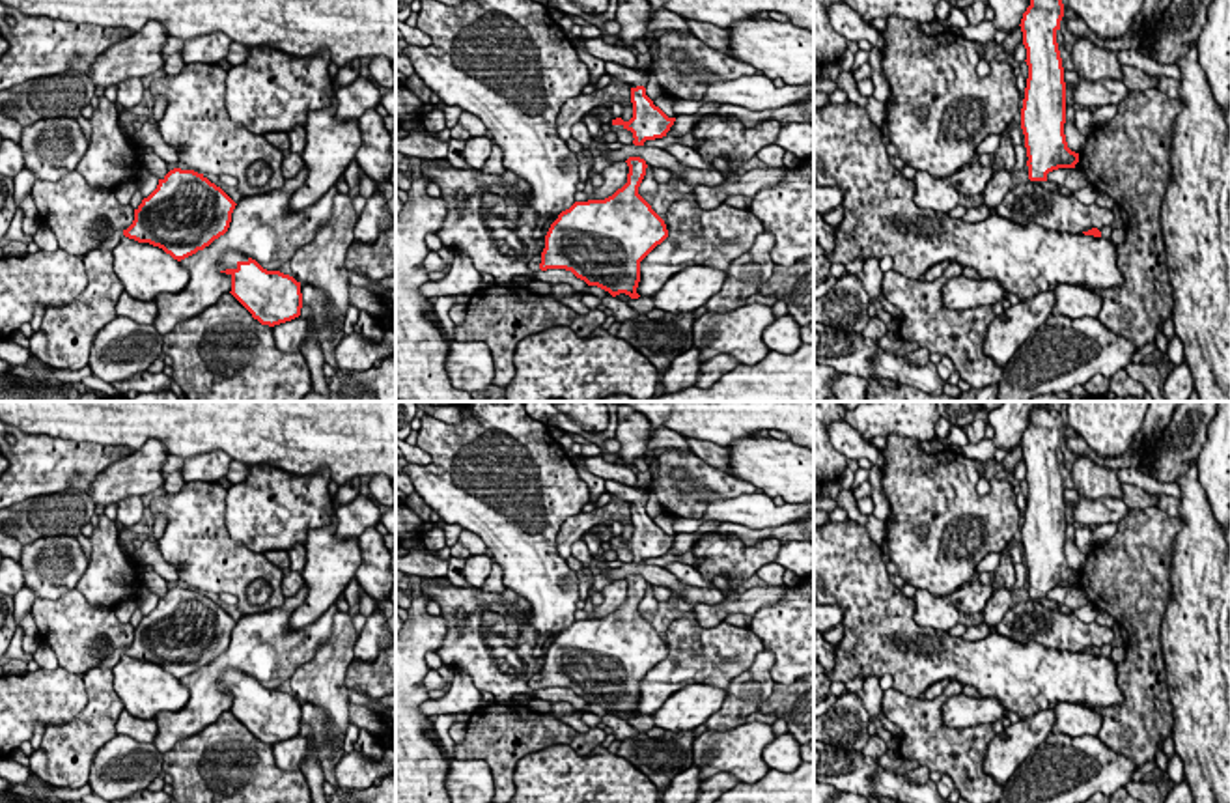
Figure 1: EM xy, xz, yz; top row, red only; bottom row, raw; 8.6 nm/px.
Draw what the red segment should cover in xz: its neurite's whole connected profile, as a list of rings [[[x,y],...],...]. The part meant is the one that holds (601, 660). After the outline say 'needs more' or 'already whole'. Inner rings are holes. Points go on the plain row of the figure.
[[[629,575],[627,601],[605,618],[575,620],[562,629],[545,654],[545,667],[528,682],[530,689],[566,687],[588,704],[597,704],[612,715],[625,711],[638,717],[640,680],[668,655],[664,639],[638,613],[646,594],[646,579]]] | needs more

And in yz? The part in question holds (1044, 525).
[[[1045,403],[1030,411],[1030,424],[1019,443],[1028,484],[1021,547],[1030,599],[1047,599],[1049,590],[1079,581],[1079,571],[1068,566],[1064,553],[1066,500],[1056,461],[1062,435],[1060,413]]] | already whole

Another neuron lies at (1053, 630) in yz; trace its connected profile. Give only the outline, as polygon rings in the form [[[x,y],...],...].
[[[1017,603],[1008,609],[997,633],[1015,642],[1038,641],[1049,650],[1083,652],[1092,646],[1111,644],[1114,633],[1097,622],[1084,624],[1073,611],[1062,614],[1040,603]]]

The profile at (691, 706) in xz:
[[[706,683],[685,685],[653,713],[653,723],[666,732],[694,730],[720,710],[724,698],[726,689]]]

